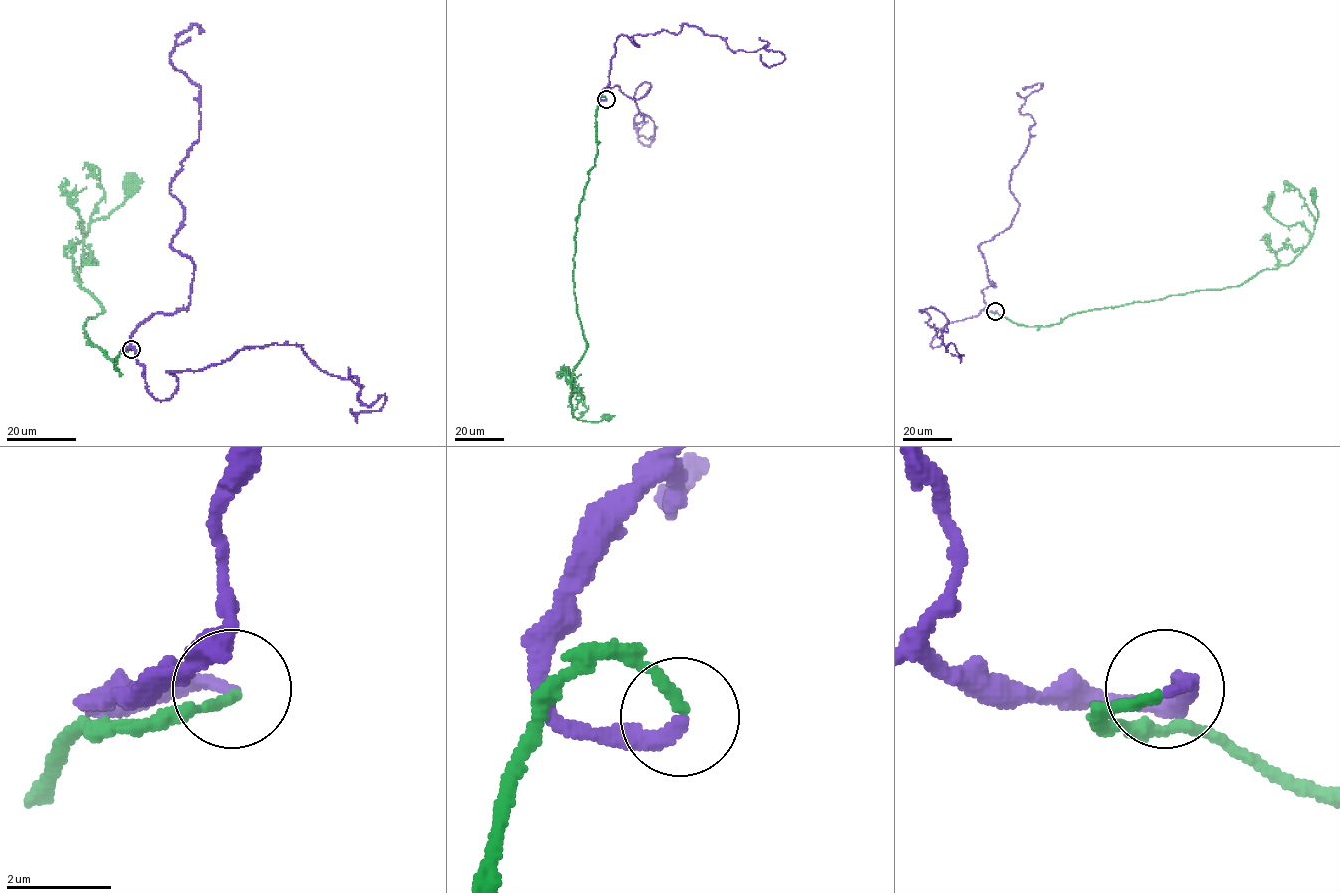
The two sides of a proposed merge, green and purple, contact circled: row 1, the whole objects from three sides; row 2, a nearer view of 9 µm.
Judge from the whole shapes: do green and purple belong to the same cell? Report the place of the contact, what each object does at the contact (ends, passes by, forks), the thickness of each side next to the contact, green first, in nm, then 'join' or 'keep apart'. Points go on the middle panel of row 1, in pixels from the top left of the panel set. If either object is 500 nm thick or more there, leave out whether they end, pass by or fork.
place (606, 99); green ends; purple ends; calibres 200 and 280 nm; join

